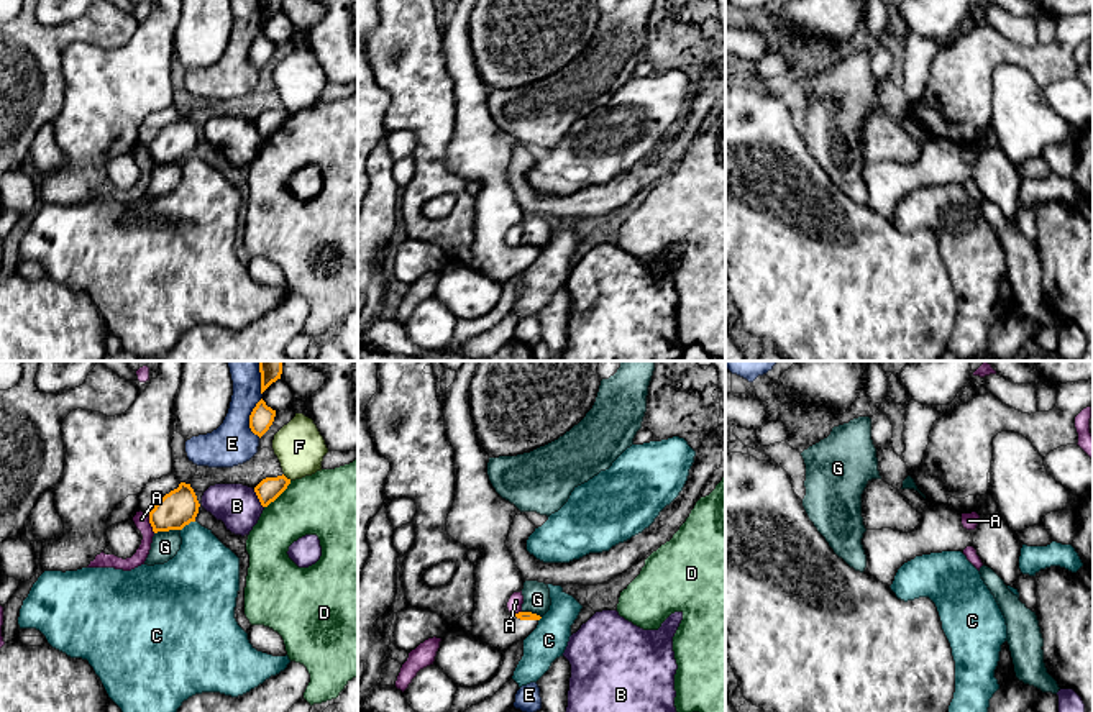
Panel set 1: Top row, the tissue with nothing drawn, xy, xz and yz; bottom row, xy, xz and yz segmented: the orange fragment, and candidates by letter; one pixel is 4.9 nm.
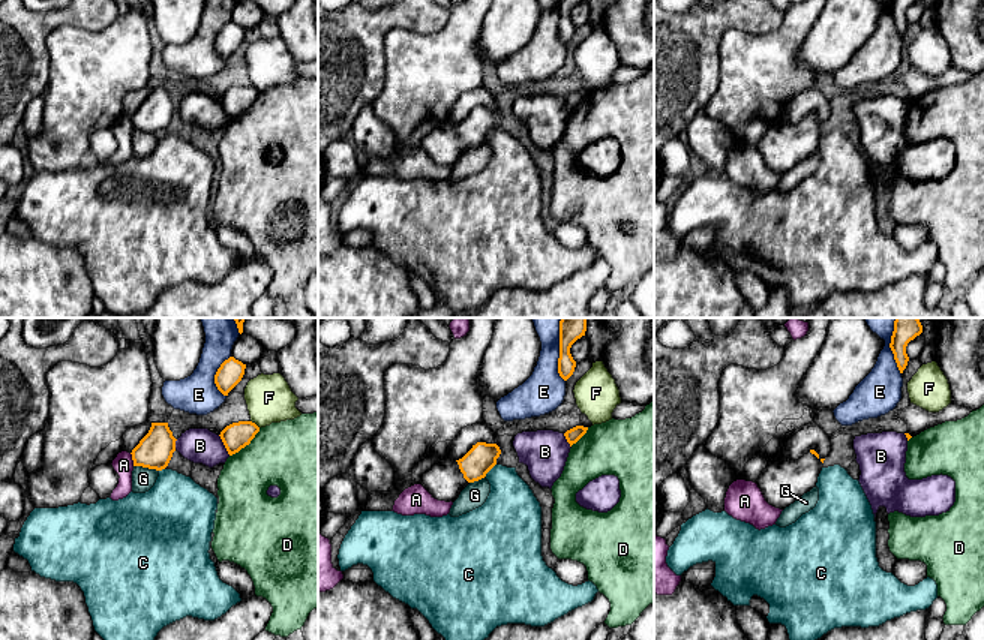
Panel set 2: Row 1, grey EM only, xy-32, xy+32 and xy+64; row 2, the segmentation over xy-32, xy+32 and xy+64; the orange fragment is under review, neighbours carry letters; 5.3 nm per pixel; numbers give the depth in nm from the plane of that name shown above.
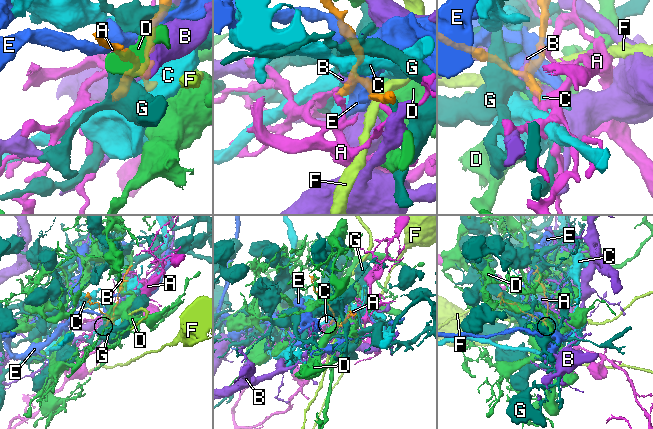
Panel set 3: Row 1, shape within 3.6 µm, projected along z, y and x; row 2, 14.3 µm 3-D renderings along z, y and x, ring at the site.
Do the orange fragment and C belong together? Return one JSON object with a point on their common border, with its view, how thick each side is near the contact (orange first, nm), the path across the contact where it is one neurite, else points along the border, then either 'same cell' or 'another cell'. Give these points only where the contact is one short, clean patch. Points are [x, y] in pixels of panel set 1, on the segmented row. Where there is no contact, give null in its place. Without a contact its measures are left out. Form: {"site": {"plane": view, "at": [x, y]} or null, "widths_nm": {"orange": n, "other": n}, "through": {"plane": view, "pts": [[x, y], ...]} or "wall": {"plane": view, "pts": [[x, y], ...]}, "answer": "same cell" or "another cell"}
{"site": {"plane": "xy", "at": [187, 524]}, "widths_nm": {"orange": 180, "other": 320}, "wall": {"plane": "xy", "pts": [[194, 520], [181, 530]]}, "answer": "another cell"}

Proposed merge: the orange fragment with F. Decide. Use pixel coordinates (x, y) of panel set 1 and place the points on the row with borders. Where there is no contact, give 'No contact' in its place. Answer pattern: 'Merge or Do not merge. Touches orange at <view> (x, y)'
Do not merge. Touches orange at xy (286, 478)

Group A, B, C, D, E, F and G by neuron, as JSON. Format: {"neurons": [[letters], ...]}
{"neurons": [["A"], ["B"], ["C"], ["D"], ["E"], ["F"], ["G"]]}

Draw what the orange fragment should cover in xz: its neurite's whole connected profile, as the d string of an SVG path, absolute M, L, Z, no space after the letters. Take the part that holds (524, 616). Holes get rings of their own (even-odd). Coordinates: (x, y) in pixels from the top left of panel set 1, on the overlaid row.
M466 361L458 371L455 382L443 390L443 417L448 440L455 451L455 502L446 518L448 535L468 550L479 550L481 558L474 563L474 610L473 637L501 651L525 640L542 618L532 612L510 614L507 602L514 592L524 589L524 576L515 566L505 546L510 525L519 509L502 499L487 476L489 454L482 450L469 407L469 386L479 361Z

